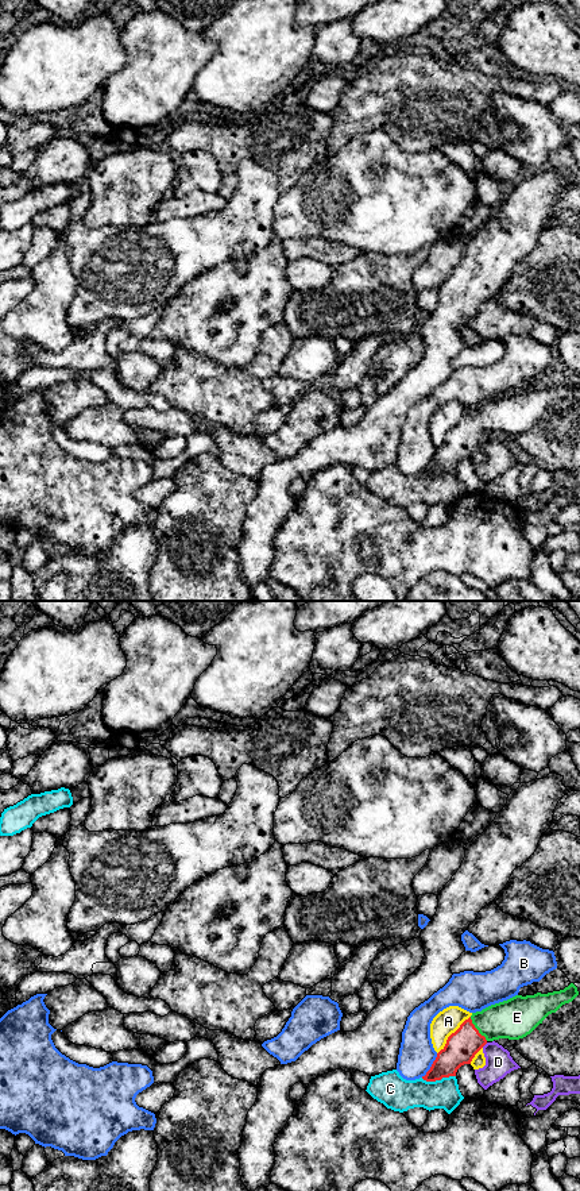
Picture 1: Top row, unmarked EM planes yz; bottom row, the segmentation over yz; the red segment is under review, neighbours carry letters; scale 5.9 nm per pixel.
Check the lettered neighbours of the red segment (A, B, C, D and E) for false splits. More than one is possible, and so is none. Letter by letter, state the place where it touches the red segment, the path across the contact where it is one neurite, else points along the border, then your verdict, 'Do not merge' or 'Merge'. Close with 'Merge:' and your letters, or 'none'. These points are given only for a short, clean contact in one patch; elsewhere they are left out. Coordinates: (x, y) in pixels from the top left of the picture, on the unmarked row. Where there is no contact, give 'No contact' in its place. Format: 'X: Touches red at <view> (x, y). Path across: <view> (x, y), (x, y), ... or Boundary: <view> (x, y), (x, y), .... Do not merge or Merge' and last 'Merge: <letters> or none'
A: Touches red at yz (451, 430). Do not merge
B: Touches red at yz (432, 461). Do not merge
C: Touches red at yz (437, 474). Do not merge
D: Touches red at yz (484, 439). Boundary: yz (487, 438), (482, 442). Do not merge
E: Touches red at yz (476, 424). Path across: yz (460, 443), (476, 424), (497, 416), (514, 413). Merge
Merge: E

